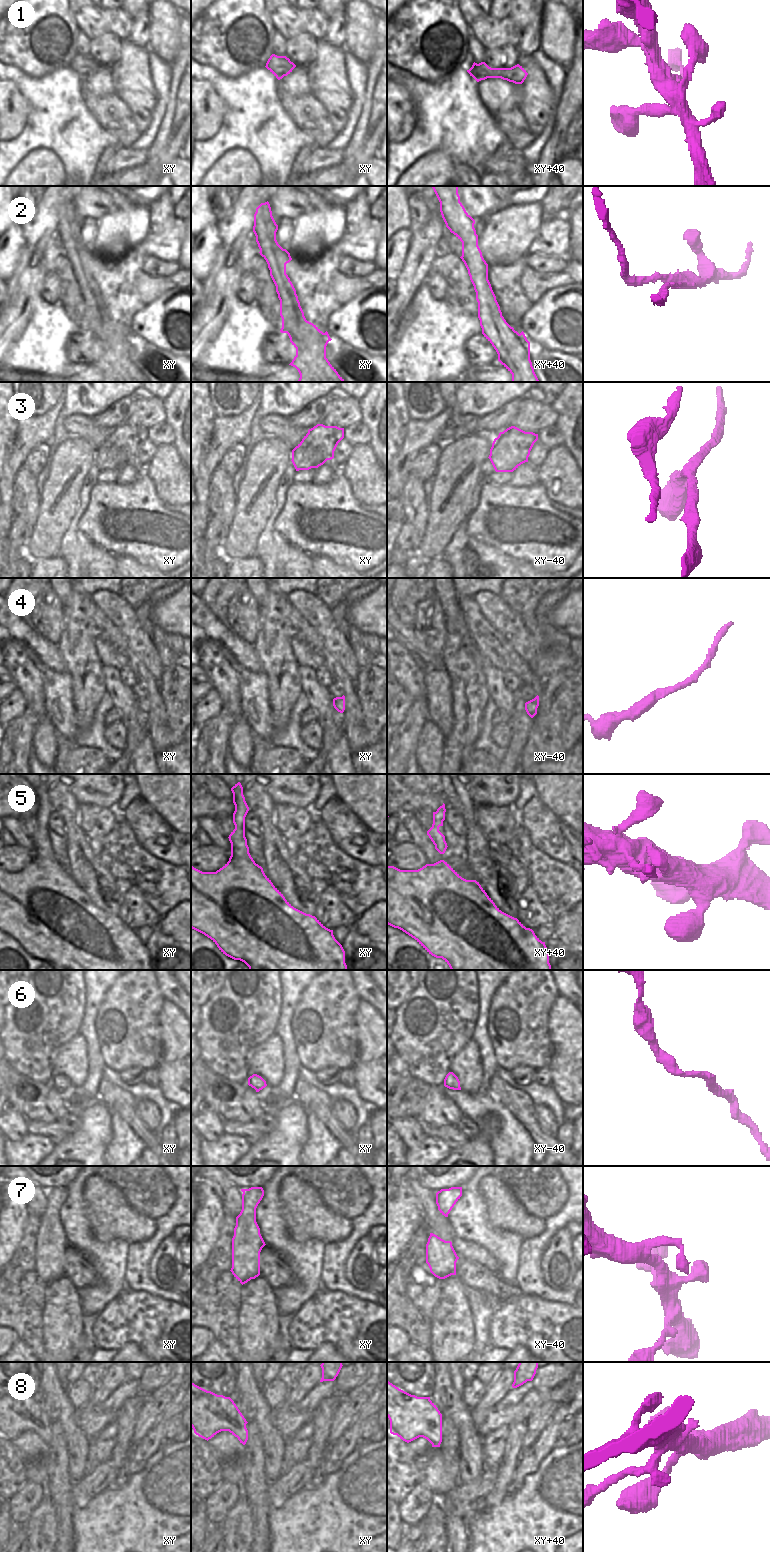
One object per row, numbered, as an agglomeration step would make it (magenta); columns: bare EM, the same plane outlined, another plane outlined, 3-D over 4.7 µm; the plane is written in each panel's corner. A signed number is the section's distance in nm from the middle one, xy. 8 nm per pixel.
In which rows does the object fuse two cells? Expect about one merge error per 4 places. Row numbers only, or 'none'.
1, 2.

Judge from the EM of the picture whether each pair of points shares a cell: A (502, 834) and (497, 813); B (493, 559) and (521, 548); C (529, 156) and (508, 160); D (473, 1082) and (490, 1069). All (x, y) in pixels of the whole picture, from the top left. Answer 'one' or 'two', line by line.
A: one
B: two
C: two
D: two

